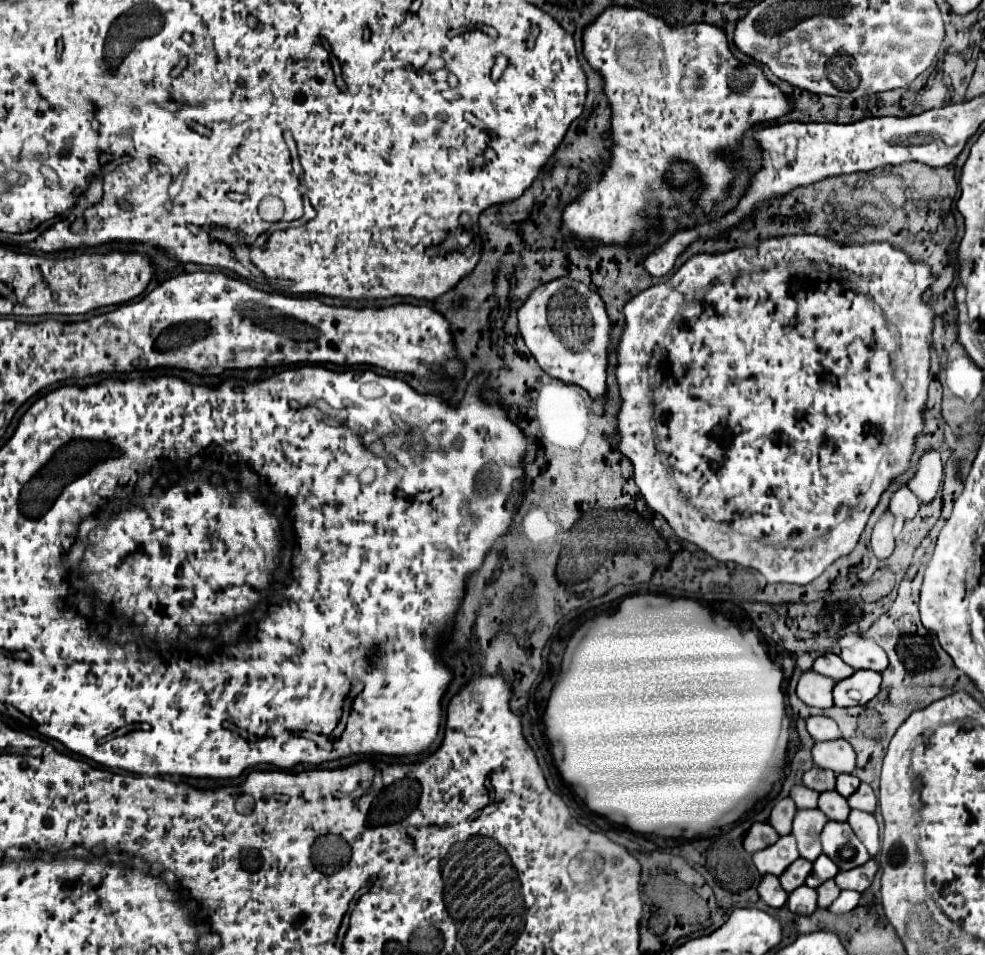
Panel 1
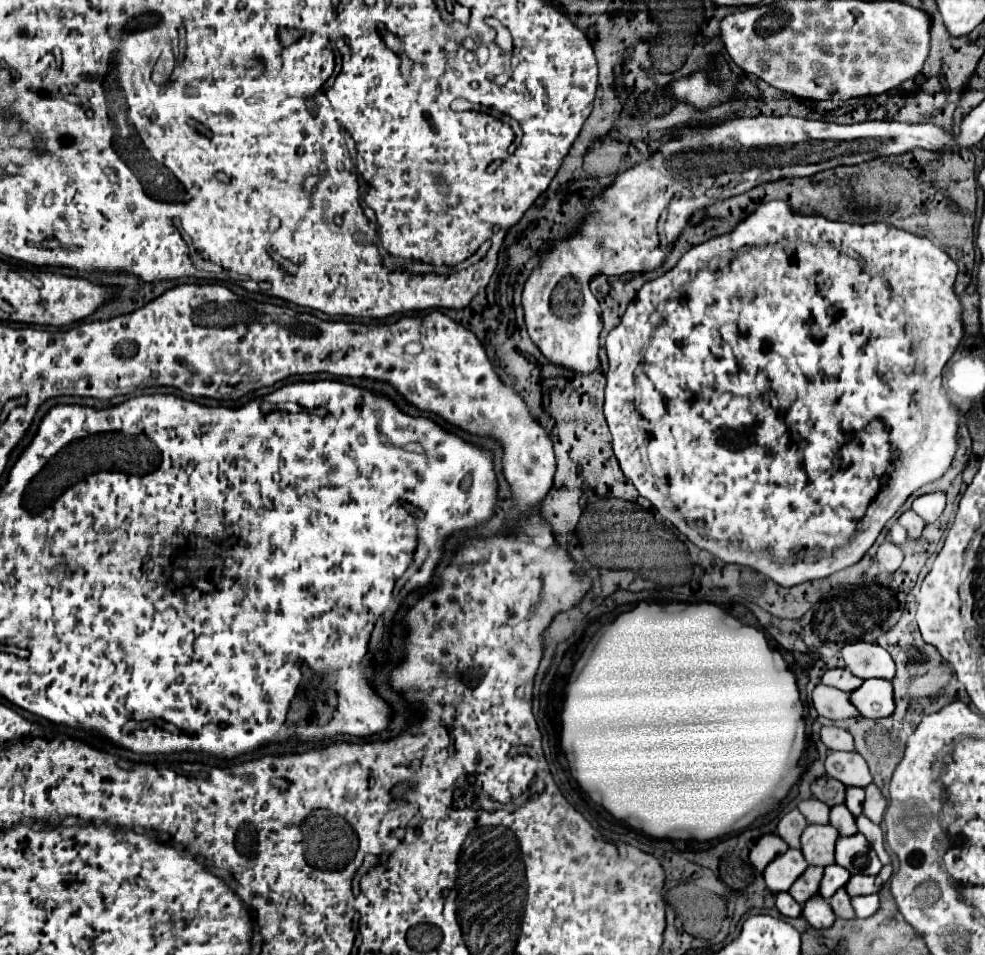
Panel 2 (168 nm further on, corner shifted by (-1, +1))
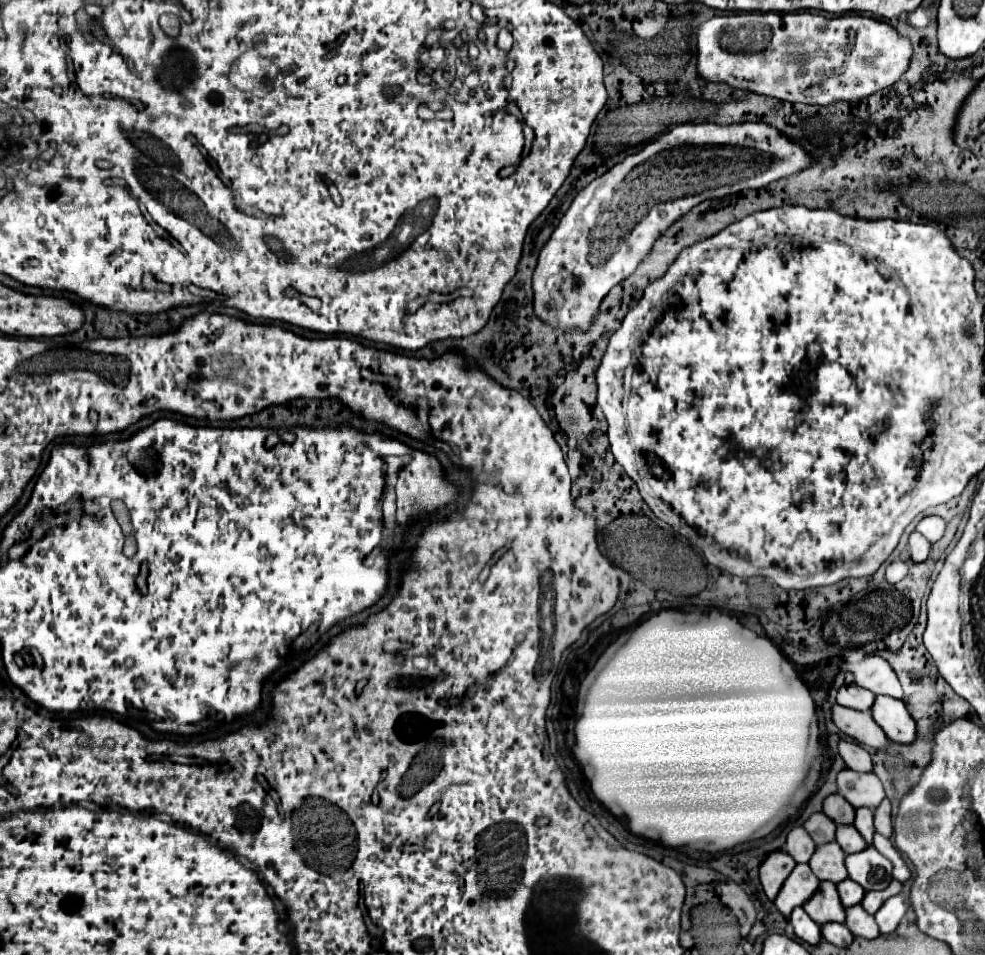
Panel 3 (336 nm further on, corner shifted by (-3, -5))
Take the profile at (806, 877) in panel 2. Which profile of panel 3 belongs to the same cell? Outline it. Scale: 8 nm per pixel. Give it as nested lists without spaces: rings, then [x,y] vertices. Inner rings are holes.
[[[821,882],[819,890],[803,908],[821,926],[829,922],[845,922],[845,906],[839,902],[837,886],[831,882]]]

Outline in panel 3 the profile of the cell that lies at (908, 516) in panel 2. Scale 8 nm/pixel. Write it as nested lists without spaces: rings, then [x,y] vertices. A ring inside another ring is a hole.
[[[913,532],[909,536],[909,550],[911,550],[911,560],[913,562],[925,562],[929,552],[931,552],[931,544],[919,532]]]

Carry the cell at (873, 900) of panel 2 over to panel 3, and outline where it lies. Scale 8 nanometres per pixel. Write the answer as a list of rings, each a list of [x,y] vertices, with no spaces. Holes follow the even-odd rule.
[[[893,896],[893,898],[889,898],[889,900],[881,906],[881,910],[875,914],[875,920],[877,920],[881,932],[883,932],[883,934],[893,934],[893,932],[897,930],[899,922],[903,920],[903,916],[905,916],[907,910],[909,910],[909,902],[907,902],[903,896]]]

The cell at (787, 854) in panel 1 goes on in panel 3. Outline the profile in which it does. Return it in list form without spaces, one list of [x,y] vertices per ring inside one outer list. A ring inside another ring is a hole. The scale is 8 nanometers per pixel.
[[[797,864],[795,870],[785,880],[783,890],[777,894],[775,906],[785,918],[789,918],[791,910],[811,900],[811,894],[815,894],[817,888],[819,888],[819,880],[811,872],[811,868],[807,864]]]

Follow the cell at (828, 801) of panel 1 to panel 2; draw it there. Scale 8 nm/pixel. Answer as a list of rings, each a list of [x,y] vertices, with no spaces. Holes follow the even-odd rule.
[[[837,804],[831,808],[829,824],[833,824],[841,836],[851,836],[857,832],[855,816],[849,812],[849,808],[845,808],[845,804]]]

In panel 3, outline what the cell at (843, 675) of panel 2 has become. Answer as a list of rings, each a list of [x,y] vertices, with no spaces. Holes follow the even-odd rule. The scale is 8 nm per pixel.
[[[849,684],[849,686],[839,688],[837,702],[841,706],[847,706],[847,708],[853,708],[853,710],[859,710],[859,712],[869,712],[873,702],[875,702],[875,694],[871,694],[869,690],[863,690],[861,686]]]

